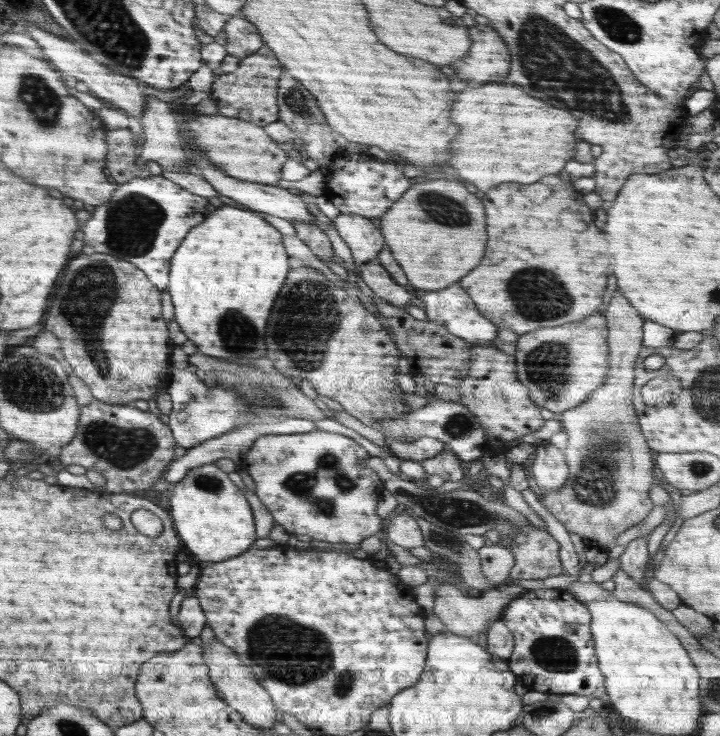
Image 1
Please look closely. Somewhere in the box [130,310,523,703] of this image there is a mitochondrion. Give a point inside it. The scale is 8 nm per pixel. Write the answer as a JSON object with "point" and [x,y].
{"point":[294,653]}

